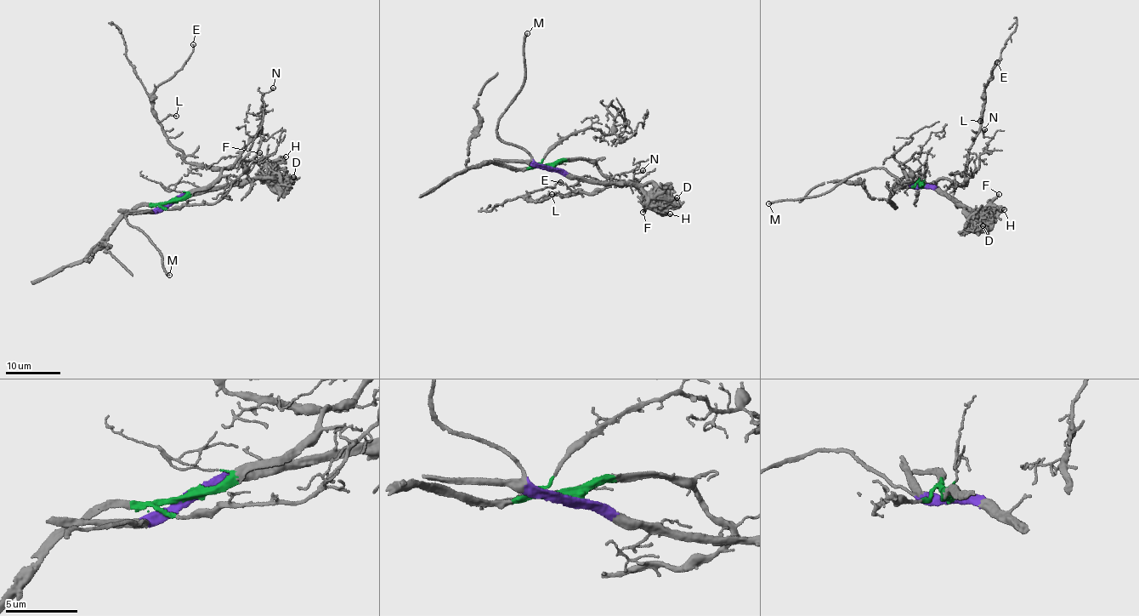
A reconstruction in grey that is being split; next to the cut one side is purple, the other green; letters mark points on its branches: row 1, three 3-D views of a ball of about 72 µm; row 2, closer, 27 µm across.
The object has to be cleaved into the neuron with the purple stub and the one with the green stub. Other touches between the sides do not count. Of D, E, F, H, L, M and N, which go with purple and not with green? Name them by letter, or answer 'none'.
D, F, H, M

